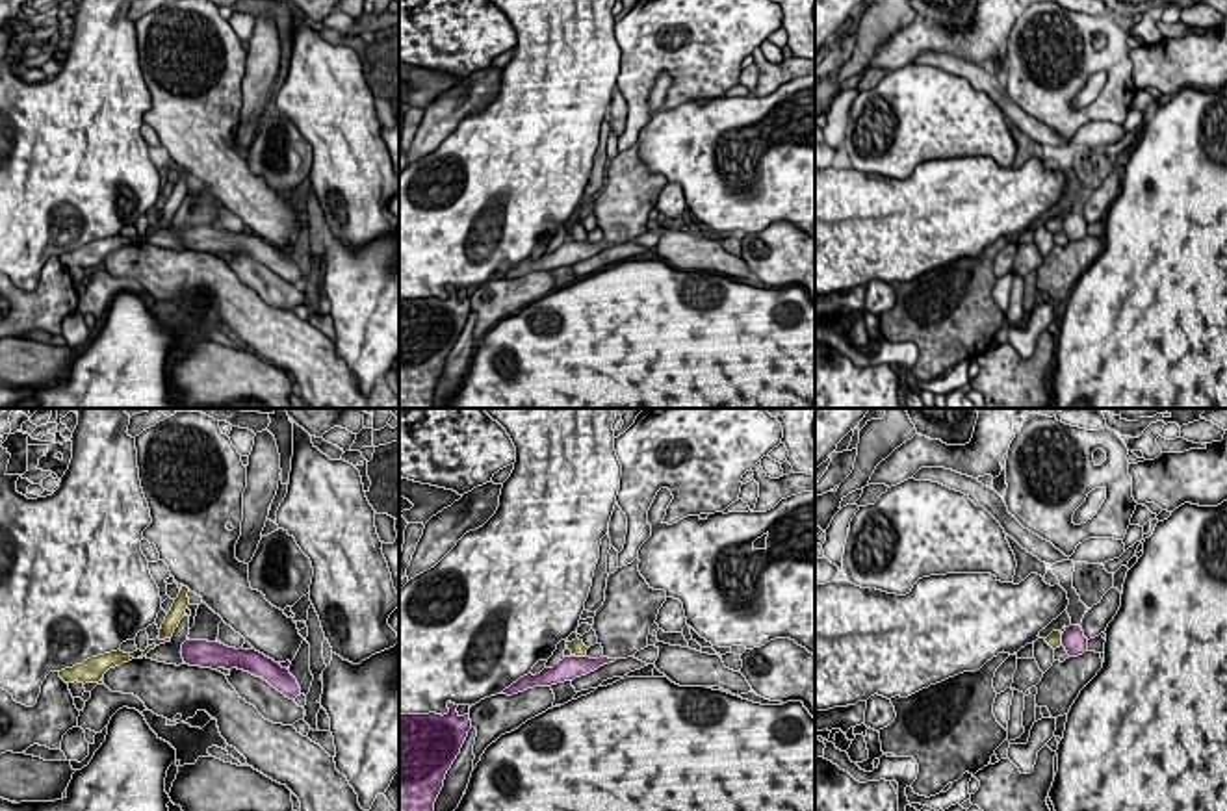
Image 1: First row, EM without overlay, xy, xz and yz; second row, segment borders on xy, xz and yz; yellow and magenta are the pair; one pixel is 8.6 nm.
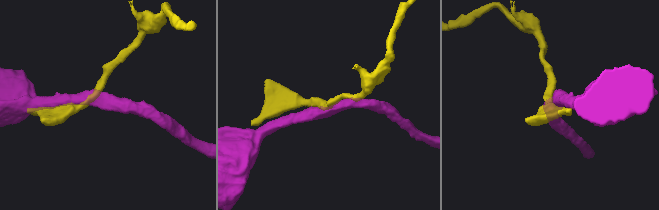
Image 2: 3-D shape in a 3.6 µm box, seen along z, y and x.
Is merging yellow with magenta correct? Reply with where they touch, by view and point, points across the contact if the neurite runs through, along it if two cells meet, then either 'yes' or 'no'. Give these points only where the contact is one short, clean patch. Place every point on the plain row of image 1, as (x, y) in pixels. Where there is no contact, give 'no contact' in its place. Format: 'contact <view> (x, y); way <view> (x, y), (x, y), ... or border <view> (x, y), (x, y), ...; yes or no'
contact xz (580, 240); border xz (574, 238), (585, 242); no

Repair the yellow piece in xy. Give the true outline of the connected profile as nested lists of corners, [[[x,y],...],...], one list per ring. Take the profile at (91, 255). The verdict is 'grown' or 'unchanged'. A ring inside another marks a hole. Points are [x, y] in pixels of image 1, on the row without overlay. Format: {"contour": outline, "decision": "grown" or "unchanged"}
{"contour": [[[117,234],[111,238],[91,241],[72,252],[65,252],[59,256],[59,262],[65,267],[74,267],[74,265],[84,267],[84,269],[85,267],[98,267],[98,265],[102,265],[104,258],[110,252],[121,251],[123,247],[128,247],[132,243],[134,241],[130,238]]], "decision": "unchanged"}

